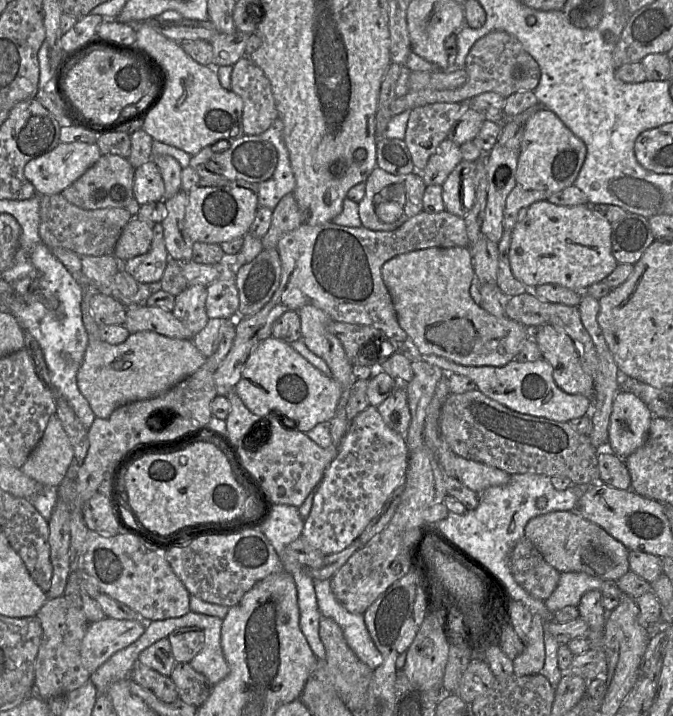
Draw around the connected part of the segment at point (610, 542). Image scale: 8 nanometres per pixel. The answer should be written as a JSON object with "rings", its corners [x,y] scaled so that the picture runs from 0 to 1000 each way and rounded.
{"rings":[[[825,714],[789,725],[779,740],[819,791],[835,799],[866,799],[895,811],[918,811],[935,796],[935,768],[887,732],[856,714]]]}

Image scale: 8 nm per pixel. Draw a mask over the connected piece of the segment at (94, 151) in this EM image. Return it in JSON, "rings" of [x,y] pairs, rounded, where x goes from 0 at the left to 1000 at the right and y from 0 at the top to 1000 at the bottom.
{"rings":[[[89,200],[79,209],[45,223],[36,233],[36,244],[51,258],[56,272],[91,270],[150,216],[143,200]]]}

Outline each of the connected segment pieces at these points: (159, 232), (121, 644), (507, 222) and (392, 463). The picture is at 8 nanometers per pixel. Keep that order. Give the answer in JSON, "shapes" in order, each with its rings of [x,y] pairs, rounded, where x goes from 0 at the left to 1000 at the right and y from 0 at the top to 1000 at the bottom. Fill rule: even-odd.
{"shapes":[[[[227,313],[229,331],[218,353],[180,366],[180,376],[207,397],[238,394],[253,360],[244,337],[242,317]]],[[[163,862],[132,870],[119,904],[122,926],[140,940],[171,912],[201,897],[217,878],[217,867]]],[[[804,151],[780,172],[767,239],[767,256],[756,270],[747,299],[747,320],[764,320],[773,296],[789,285],[851,258],[871,221],[869,200],[820,155]]],[[[548,566],[520,589],[519,599],[502,623],[502,634],[484,655],[477,675],[443,709],[452,726],[447,750],[483,777],[502,772],[520,763],[533,751],[584,687],[600,675],[606,640],[608,627],[602,610],[572,591],[560,568]]]]}

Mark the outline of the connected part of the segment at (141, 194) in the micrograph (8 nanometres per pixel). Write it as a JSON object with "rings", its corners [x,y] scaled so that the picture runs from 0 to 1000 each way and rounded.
{"rings":[[[226,223],[201,236],[198,272],[208,286],[242,281],[244,271],[242,249]]]}

